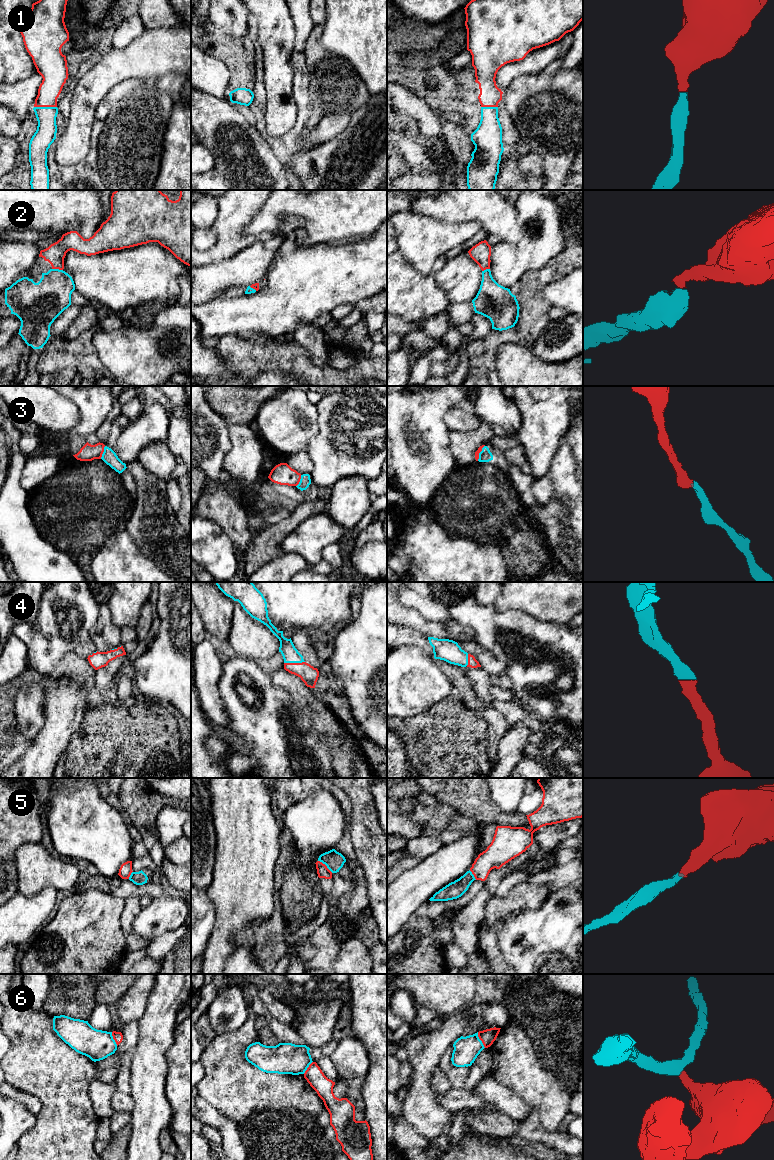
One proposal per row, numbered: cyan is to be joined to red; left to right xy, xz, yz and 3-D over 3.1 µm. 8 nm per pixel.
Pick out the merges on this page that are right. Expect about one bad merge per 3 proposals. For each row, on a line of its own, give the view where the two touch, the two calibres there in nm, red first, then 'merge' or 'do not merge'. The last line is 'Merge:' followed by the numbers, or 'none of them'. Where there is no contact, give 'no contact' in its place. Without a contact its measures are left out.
1: xy | 190/160 nm | merge
2: xy | 160/300 nm | merge
3: yz | 40/100 nm | merge
4: xz | 150/130 nm | merge
5: xz | 100/150 nm | do not merge
6: yz | 120/200 nm | do not merge
Merge: 1, 2, 3, 4

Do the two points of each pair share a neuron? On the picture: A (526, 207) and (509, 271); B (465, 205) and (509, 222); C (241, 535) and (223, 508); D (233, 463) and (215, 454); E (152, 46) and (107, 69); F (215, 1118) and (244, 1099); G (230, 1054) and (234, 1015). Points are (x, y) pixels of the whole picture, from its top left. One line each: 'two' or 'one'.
A: one
B: one
C: one
D: two
E: one
F: two
G: two

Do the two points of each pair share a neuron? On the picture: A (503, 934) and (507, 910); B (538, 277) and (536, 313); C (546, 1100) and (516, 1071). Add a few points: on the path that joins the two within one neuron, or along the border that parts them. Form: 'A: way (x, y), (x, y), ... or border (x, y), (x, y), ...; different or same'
A: border (528, 909), (494, 923), (490, 930), (496, 939); different
B: way (536, 286), (535, 304); same
C: way (539, 1094), (523, 1078); same

